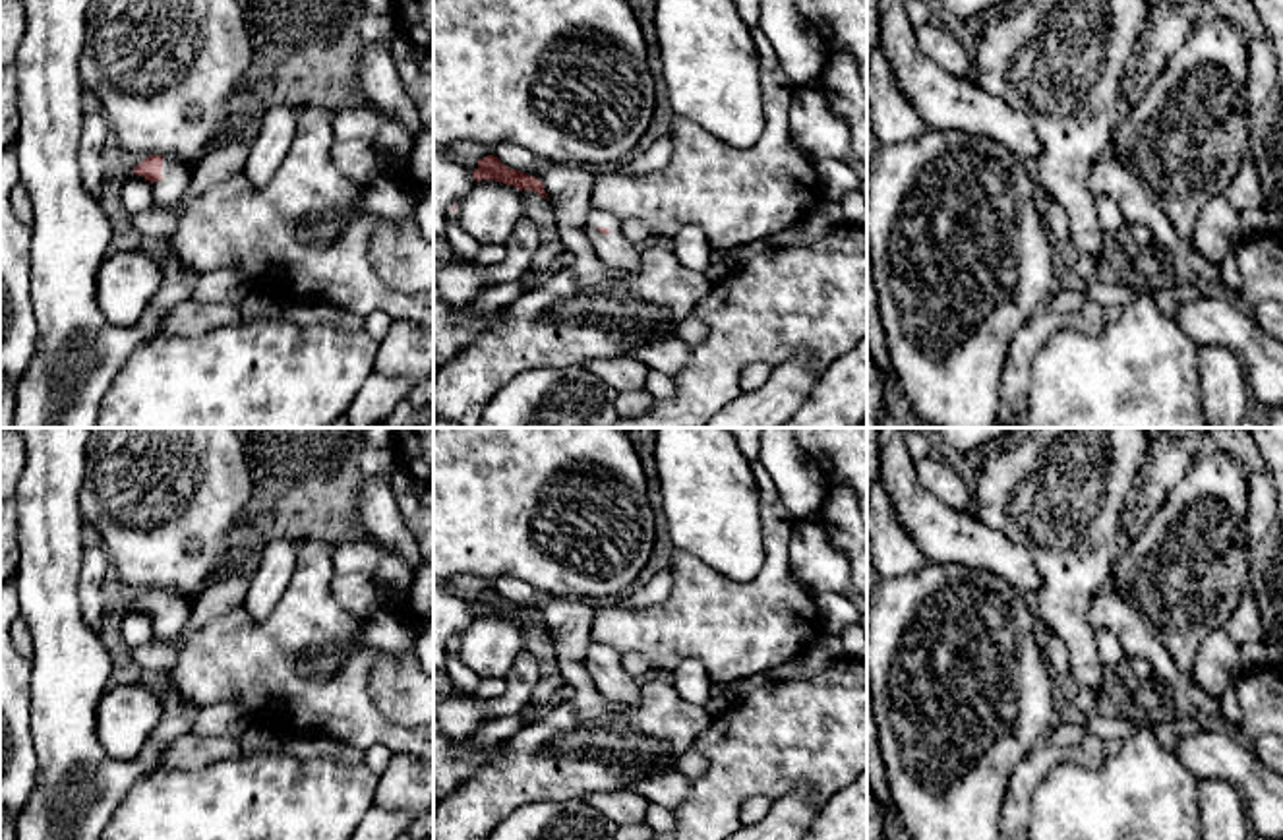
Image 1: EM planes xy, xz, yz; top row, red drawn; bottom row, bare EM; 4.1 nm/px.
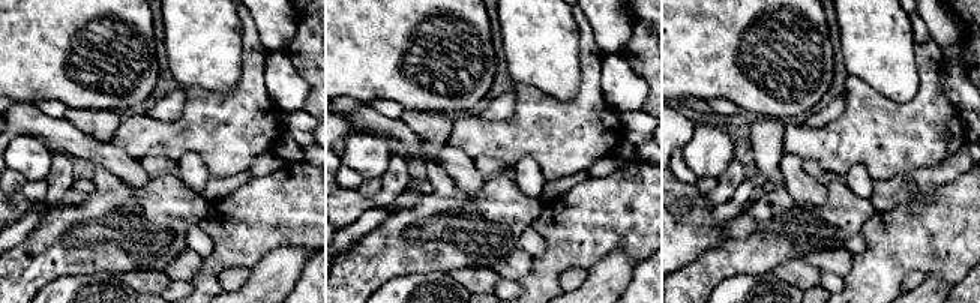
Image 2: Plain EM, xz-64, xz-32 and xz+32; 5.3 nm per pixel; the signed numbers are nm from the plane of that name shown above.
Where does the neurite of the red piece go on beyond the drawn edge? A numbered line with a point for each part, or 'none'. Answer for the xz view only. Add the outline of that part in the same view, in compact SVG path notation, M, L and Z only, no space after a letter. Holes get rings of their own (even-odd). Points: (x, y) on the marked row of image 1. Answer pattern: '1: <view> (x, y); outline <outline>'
1: xz (616, 252); outline M592 207L584 226L606 267L613 273L637 273L641 269L641 252L621 234L621 221L615 215Z

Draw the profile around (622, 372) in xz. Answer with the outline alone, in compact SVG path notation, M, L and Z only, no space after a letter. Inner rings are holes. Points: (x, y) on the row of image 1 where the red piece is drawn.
M627 354L590 360L581 368L610 383L617 393L644 389L648 375L648 368Z

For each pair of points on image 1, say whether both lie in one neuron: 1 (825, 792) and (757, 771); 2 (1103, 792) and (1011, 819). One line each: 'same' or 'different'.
1: same
2: different

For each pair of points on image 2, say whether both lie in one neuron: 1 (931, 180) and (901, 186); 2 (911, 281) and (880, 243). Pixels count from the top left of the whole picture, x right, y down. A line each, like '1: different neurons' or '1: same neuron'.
1: same neuron
2: different neurons

